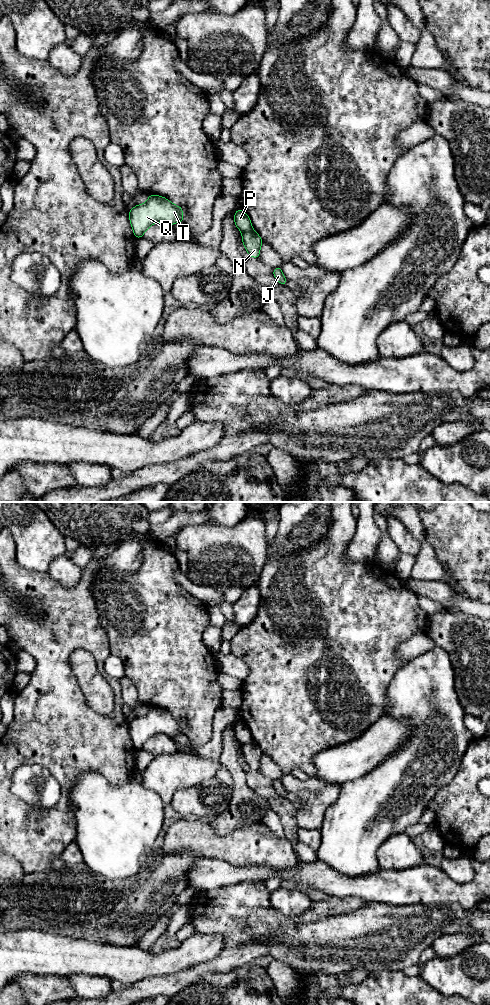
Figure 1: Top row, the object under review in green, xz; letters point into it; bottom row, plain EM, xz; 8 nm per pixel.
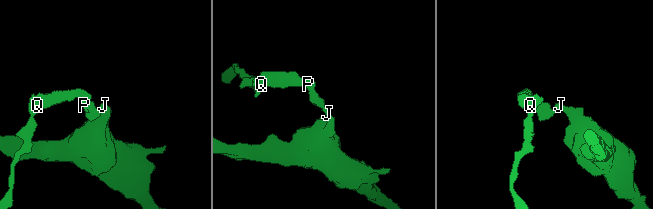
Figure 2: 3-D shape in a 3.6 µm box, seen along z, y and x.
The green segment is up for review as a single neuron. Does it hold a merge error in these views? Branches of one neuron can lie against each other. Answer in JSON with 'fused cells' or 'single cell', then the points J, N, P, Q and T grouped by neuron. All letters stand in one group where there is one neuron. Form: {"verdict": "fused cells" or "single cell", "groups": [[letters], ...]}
{"verdict": "single cell", "groups": [["J", "N", "P", "Q", "T"]]}

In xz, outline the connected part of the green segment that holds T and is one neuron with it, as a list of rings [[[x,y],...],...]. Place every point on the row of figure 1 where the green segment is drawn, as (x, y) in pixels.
[[[149,195],[144,204],[135,205],[129,210],[129,220],[136,239],[142,238],[144,232],[157,222],[165,222],[171,226],[185,222],[183,210],[183,207],[176,206],[165,197]]]

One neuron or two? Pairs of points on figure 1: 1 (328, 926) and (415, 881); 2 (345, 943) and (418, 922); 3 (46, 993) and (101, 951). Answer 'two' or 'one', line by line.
1: two
2: one
3: two

